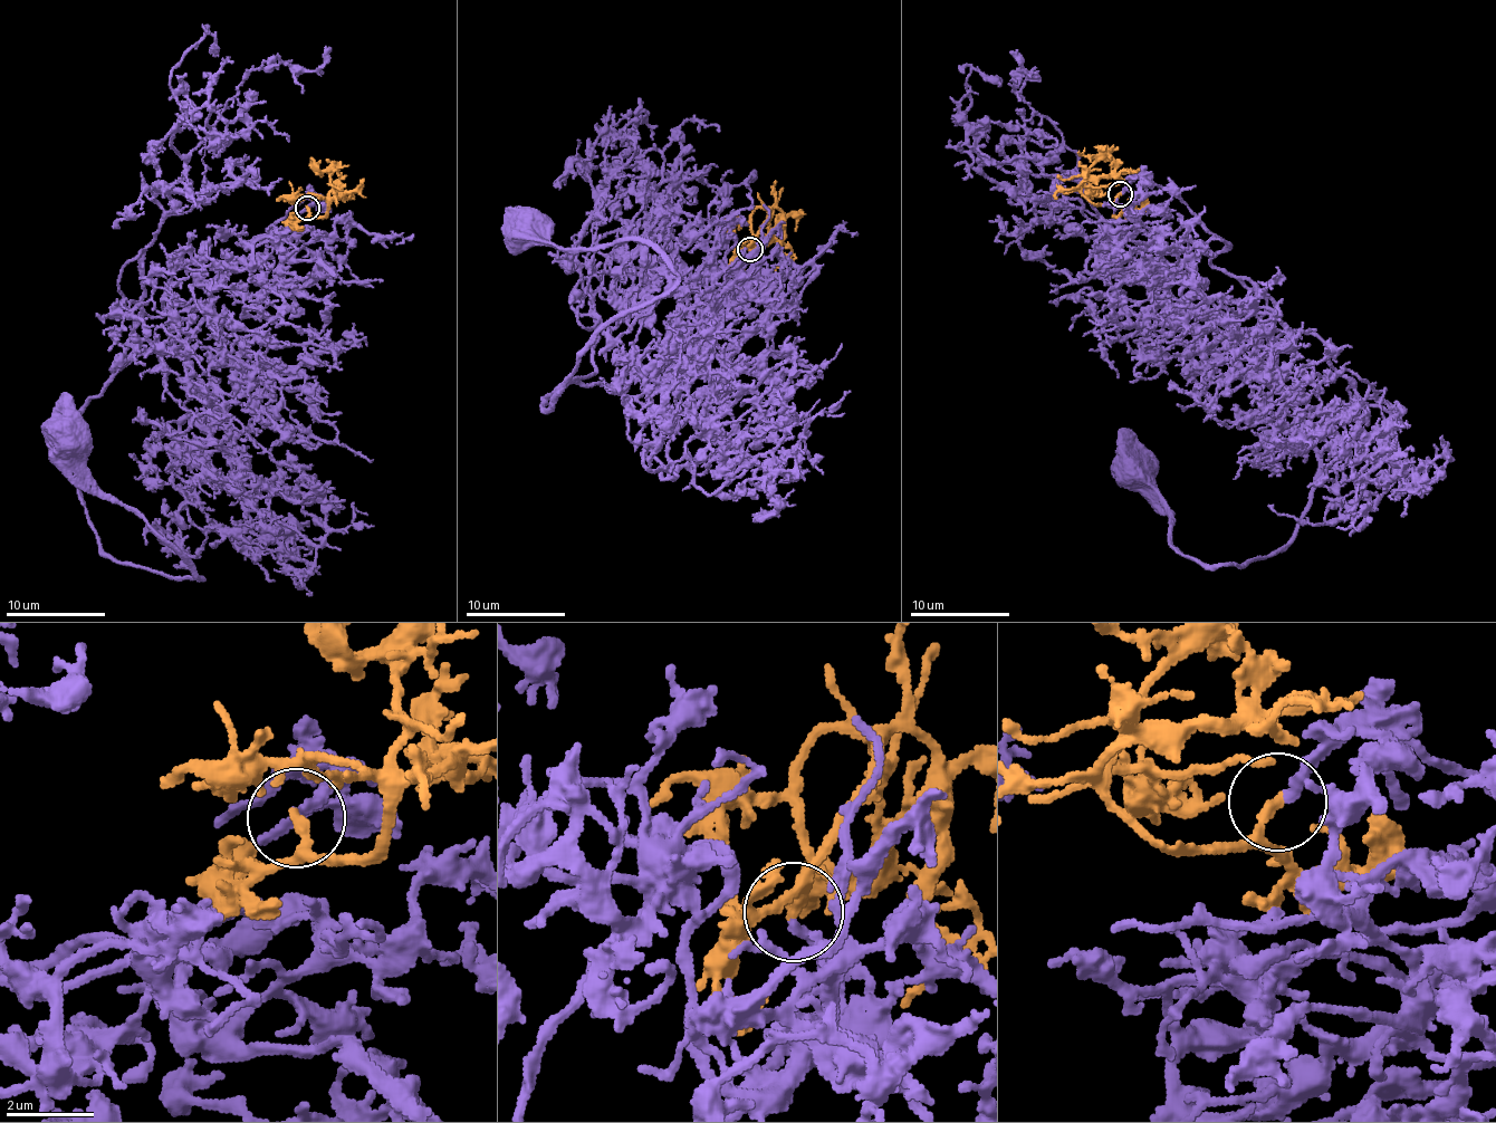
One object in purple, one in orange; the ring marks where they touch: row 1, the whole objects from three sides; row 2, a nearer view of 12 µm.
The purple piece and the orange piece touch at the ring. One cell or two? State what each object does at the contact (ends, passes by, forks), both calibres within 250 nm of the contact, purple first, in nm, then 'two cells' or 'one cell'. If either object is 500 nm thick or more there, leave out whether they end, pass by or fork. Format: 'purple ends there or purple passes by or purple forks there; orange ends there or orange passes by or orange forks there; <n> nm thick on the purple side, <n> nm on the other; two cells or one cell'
purple ends there; orange forks there; 240 nm thick on the purple side, 150 nm on the other; one cell

